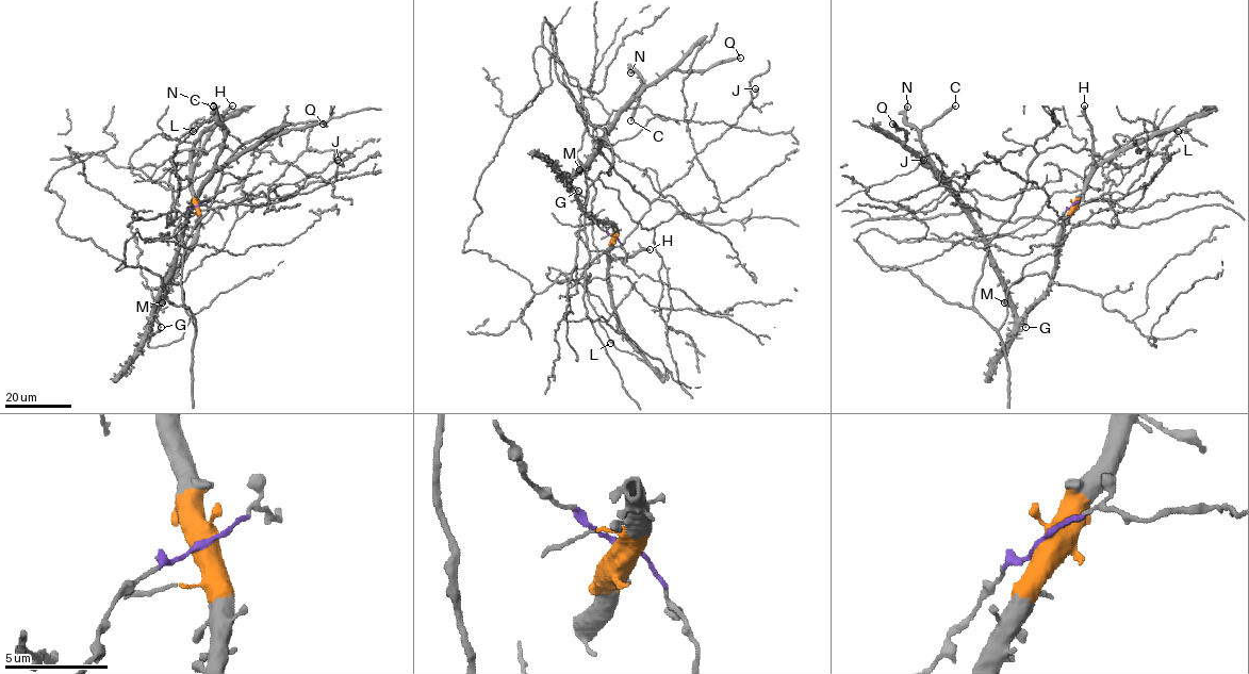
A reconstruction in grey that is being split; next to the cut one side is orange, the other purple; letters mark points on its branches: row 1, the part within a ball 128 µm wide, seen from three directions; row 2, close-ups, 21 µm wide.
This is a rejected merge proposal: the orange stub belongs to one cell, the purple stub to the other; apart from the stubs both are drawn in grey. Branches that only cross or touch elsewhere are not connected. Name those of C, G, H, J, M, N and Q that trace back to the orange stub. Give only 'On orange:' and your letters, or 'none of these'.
On orange: C, G, H, M, N, Q

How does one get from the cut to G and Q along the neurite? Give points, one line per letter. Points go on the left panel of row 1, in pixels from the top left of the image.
G: (197, 206), (194, 246), (155, 313), (161, 327)
Q: (197, 206), (194, 246), (152, 318), (200, 187), (227, 162), (256, 144), (292, 129), (323, 124)

